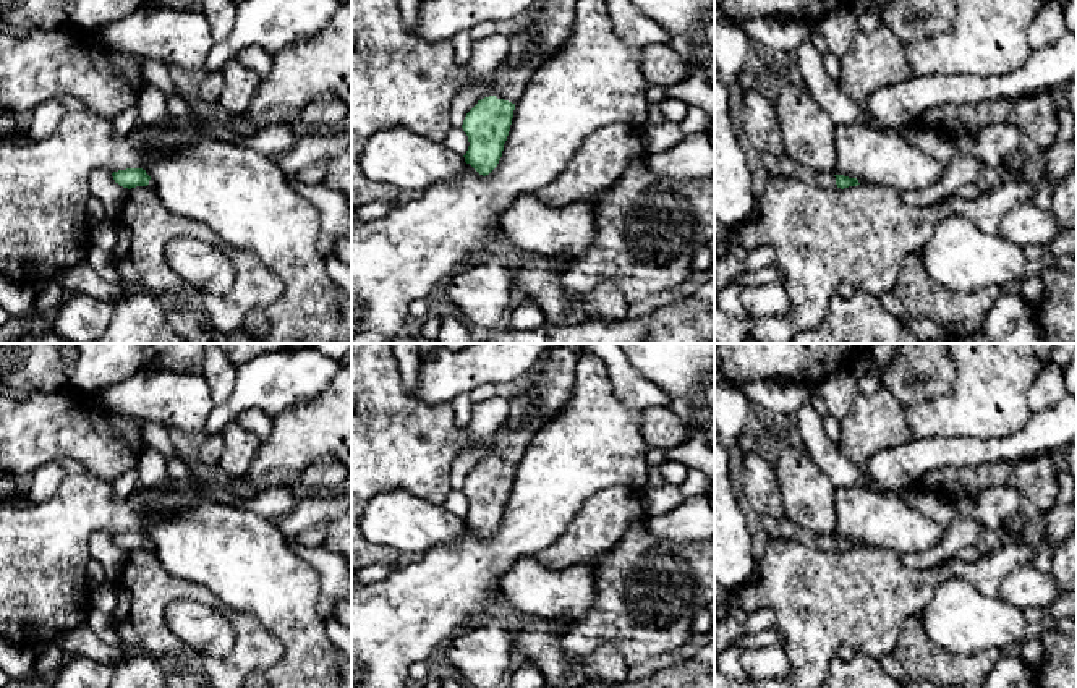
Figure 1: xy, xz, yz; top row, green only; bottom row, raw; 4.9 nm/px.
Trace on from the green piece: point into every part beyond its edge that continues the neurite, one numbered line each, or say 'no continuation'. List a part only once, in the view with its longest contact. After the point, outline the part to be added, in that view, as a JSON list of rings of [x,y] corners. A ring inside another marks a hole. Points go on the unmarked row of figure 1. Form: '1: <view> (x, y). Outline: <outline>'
1: xz (553, 387). Outline: [[[570,345],[551,346],[543,369],[523,390],[536,397],[538,418],[520,429],[510,429],[507,424],[497,429],[492,445],[497,461],[517,466],[534,432],[570,400],[580,356]]]

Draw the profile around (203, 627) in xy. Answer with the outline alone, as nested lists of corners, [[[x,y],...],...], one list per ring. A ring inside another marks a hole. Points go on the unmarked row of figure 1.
[[[183,599],[167,607],[165,620],[183,643],[209,657],[223,659],[235,648],[235,631],[222,609]]]

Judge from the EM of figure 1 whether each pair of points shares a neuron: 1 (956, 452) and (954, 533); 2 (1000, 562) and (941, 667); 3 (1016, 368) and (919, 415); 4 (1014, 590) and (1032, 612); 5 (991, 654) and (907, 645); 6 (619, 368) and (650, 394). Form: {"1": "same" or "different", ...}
{"1": "different", "2": "different", "3": "same", "4": "different", "5": "same", "6": "same"}

